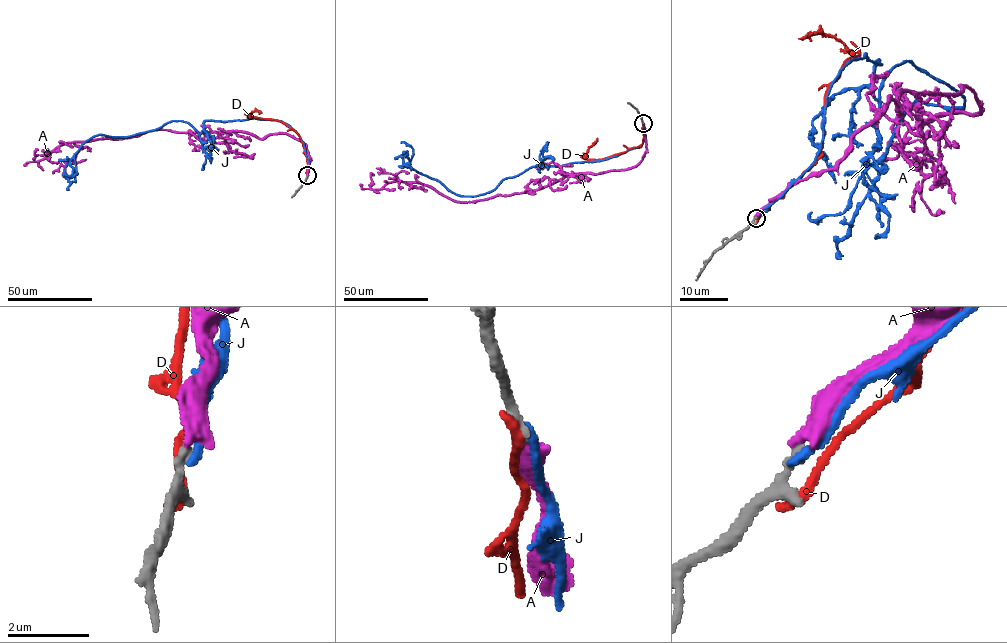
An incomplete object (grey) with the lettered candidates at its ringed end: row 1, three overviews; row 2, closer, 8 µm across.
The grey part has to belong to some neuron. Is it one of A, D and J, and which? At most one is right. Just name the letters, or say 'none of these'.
none of these

